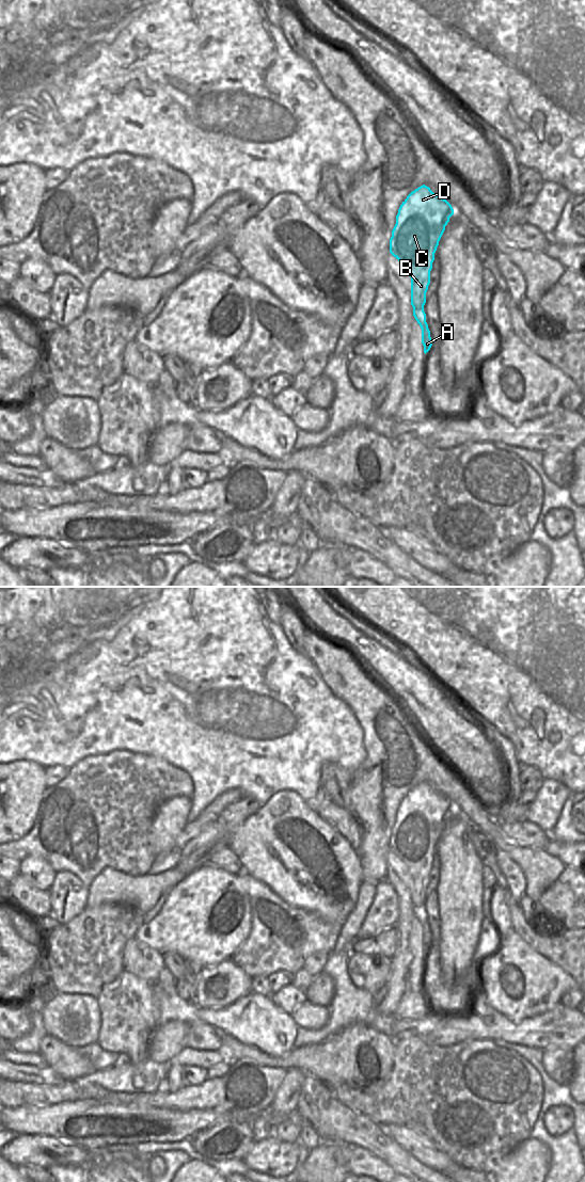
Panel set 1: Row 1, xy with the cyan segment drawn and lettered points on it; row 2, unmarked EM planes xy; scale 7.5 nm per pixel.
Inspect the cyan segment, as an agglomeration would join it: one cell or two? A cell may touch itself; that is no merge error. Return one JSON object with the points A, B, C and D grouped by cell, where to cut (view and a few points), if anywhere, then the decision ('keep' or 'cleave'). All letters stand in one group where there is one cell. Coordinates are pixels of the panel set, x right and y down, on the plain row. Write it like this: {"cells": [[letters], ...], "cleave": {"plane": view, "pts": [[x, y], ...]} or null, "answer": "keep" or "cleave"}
{"cells": [["A", "B", "C", "D"]], "cleave": null, "answer": "keep"}

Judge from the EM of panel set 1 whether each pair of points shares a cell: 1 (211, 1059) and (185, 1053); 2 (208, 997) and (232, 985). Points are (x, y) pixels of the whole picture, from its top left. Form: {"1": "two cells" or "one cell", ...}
{"1": "one cell", "2": "one cell"}

